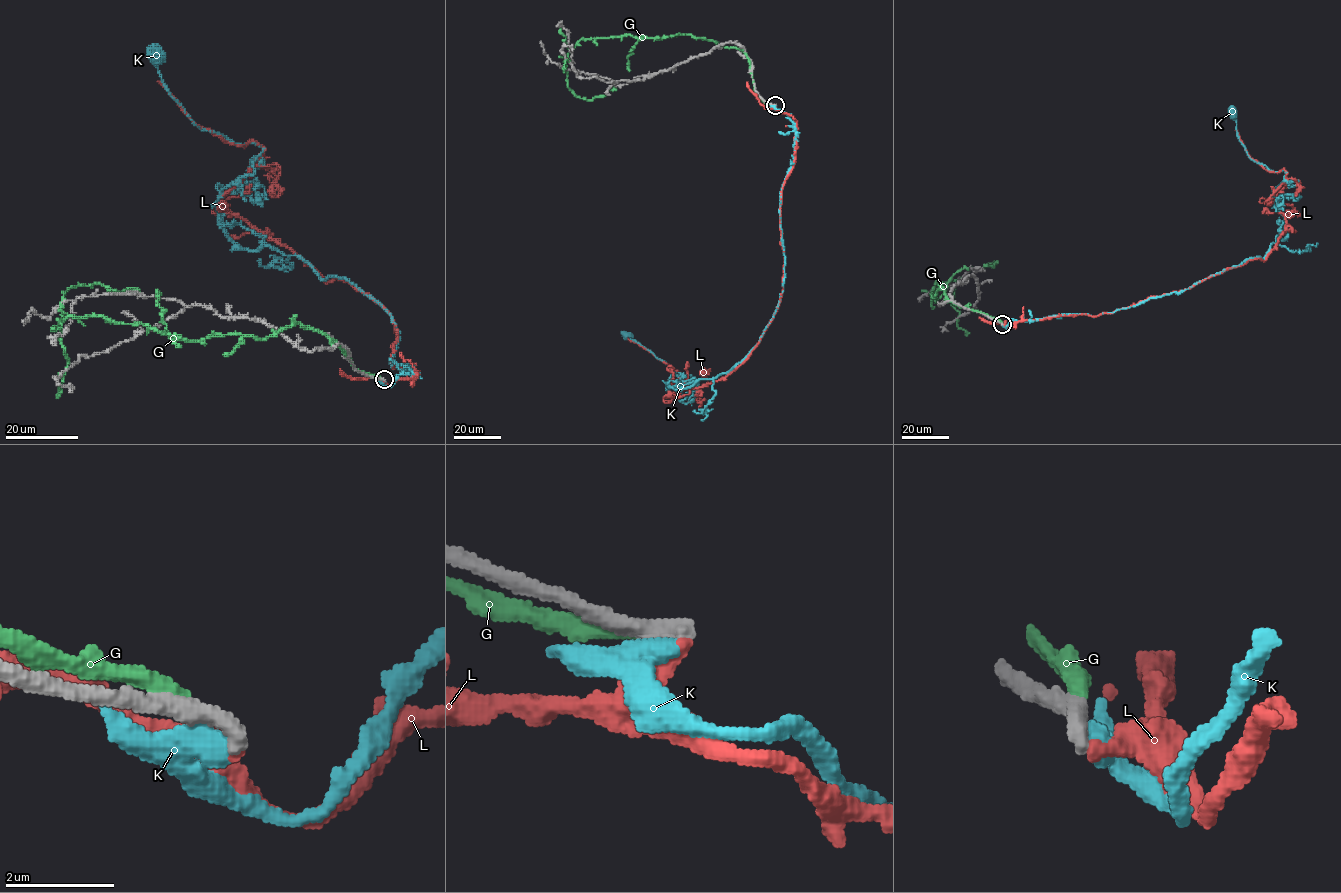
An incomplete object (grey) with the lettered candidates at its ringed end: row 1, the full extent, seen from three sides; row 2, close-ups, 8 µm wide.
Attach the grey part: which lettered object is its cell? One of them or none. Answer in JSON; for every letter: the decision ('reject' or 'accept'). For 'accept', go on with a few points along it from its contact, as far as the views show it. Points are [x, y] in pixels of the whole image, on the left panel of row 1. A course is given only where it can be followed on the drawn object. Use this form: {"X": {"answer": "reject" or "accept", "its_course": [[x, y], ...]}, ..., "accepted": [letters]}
{"G": {"answer": "reject"}, "K": {"answer": "reject"}, "L": {"answer": "reject"}, "accepted": []}

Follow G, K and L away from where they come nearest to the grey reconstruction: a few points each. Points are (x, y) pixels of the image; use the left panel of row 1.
G: (380, 378), (297, 323), (265, 338), (184, 341), (140, 323), (62, 313), (70, 287), (133, 288)
K: (384, 380), (415, 374), (392, 367), (377, 302), (230, 237), (219, 193), (263, 150), (201, 130), (155, 54)
L: (385, 381), (416, 375), (391, 363), (390, 314), (233, 216), (223, 197), (262, 147), (198, 127), (157, 81)

